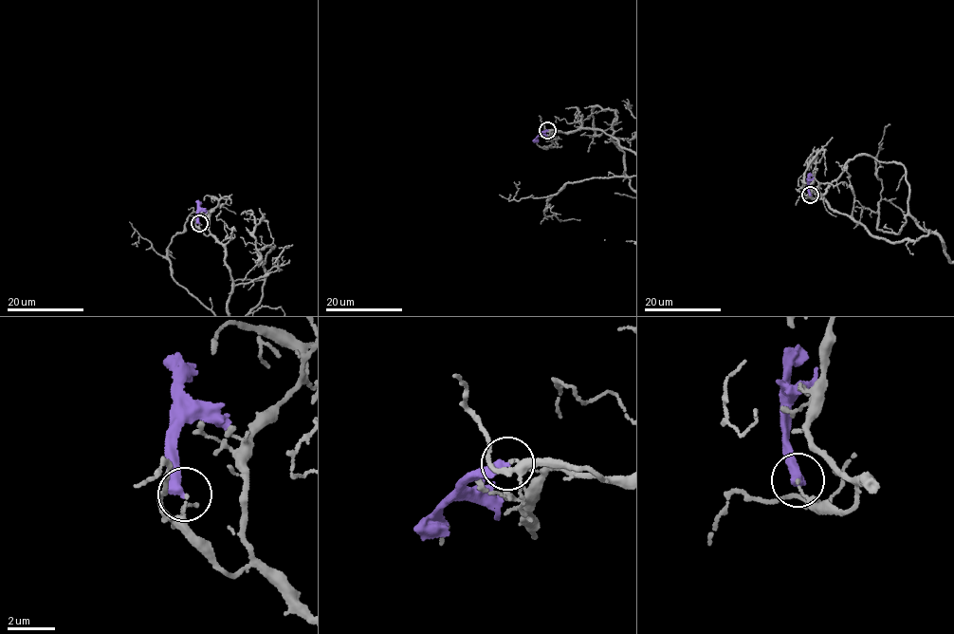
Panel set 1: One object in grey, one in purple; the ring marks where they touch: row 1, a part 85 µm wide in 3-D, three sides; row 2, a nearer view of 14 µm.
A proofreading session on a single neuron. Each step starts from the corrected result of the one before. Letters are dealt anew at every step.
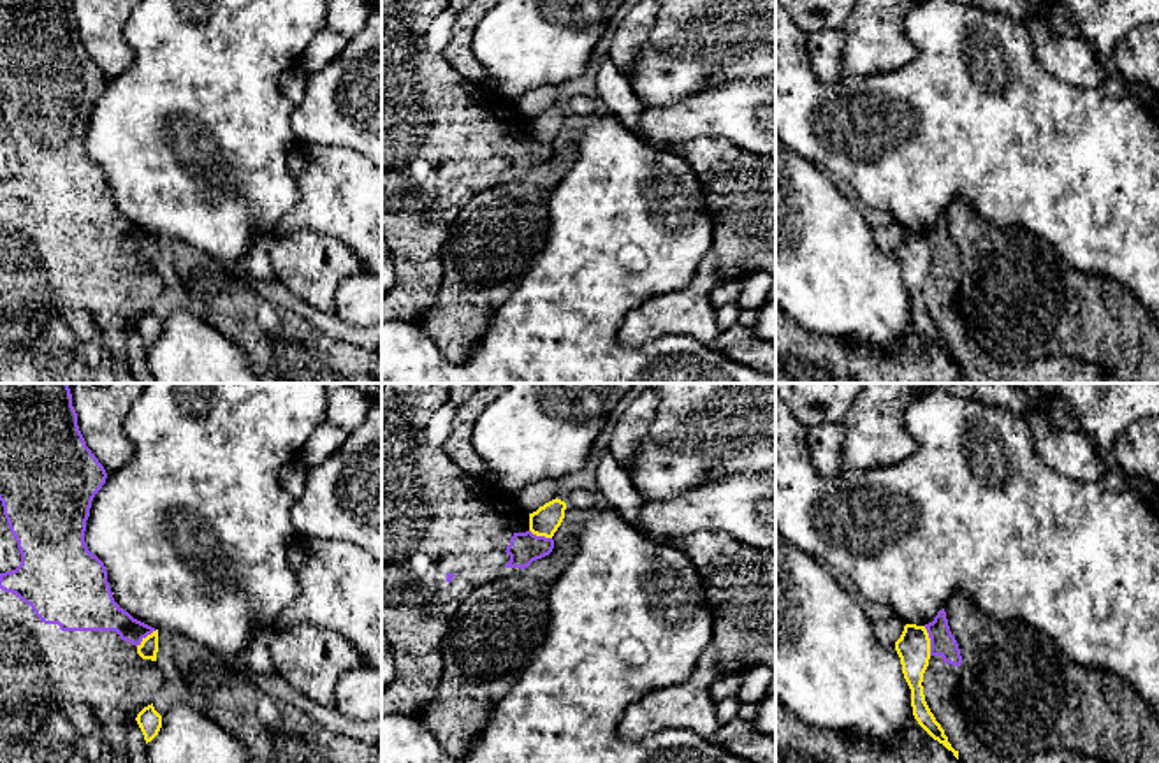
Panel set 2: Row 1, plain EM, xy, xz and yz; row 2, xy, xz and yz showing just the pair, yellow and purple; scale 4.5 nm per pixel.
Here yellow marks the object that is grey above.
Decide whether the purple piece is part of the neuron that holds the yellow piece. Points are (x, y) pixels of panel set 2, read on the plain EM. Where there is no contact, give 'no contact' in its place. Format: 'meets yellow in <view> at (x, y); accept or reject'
meets yellow in yz at (929, 247); reject

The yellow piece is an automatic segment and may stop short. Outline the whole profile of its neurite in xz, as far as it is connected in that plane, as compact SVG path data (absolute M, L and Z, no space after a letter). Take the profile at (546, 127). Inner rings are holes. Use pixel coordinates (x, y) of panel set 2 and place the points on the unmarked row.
M552 105L529 120L529 137L536 142L552 144L565 125L566 109Z

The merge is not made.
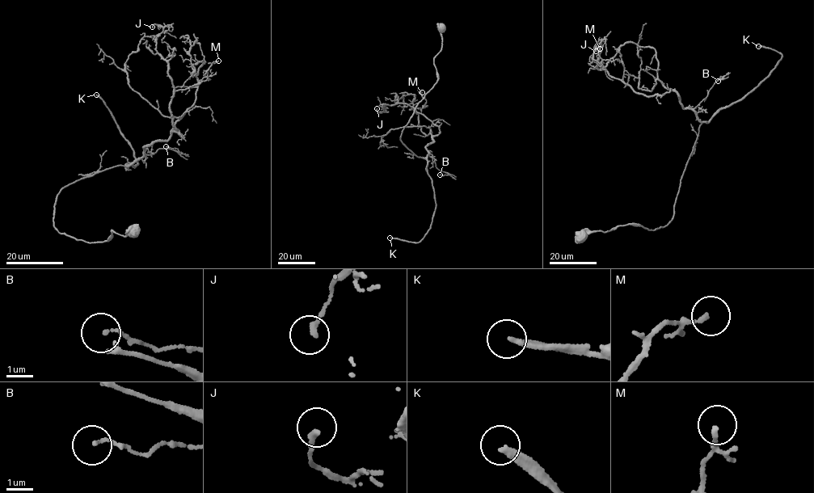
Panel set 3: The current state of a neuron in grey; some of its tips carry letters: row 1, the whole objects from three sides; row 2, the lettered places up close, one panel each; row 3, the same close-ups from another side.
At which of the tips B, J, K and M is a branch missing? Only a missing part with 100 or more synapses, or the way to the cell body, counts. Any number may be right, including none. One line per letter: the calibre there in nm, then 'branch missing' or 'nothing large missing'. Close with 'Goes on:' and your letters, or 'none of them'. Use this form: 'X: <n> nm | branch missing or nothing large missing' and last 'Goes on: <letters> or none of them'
B: 100 nm | nothing large missing
J: 200 nm | nothing large missing
K: 240 nm | branch missing
M: 110 nm | nothing large missing
Goes on: K

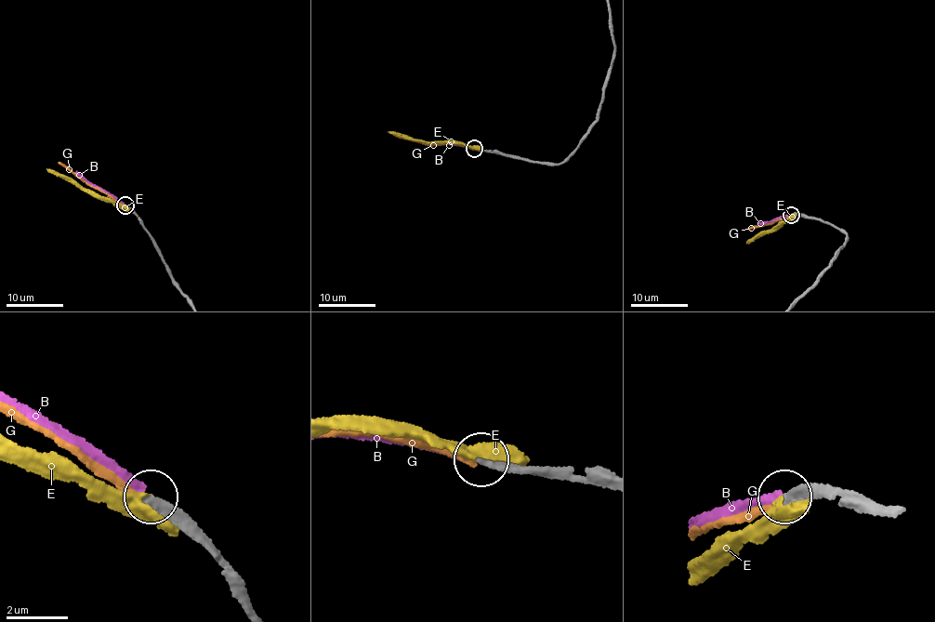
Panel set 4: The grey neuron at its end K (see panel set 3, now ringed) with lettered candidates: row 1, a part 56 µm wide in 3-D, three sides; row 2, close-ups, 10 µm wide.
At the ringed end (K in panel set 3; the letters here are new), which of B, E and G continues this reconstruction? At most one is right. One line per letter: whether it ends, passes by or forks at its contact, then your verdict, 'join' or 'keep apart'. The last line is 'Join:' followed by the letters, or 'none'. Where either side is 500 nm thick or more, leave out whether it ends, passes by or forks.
B: it ends there; keep apart
E: keep apart
G: it ends there; keep apart
Join: none

